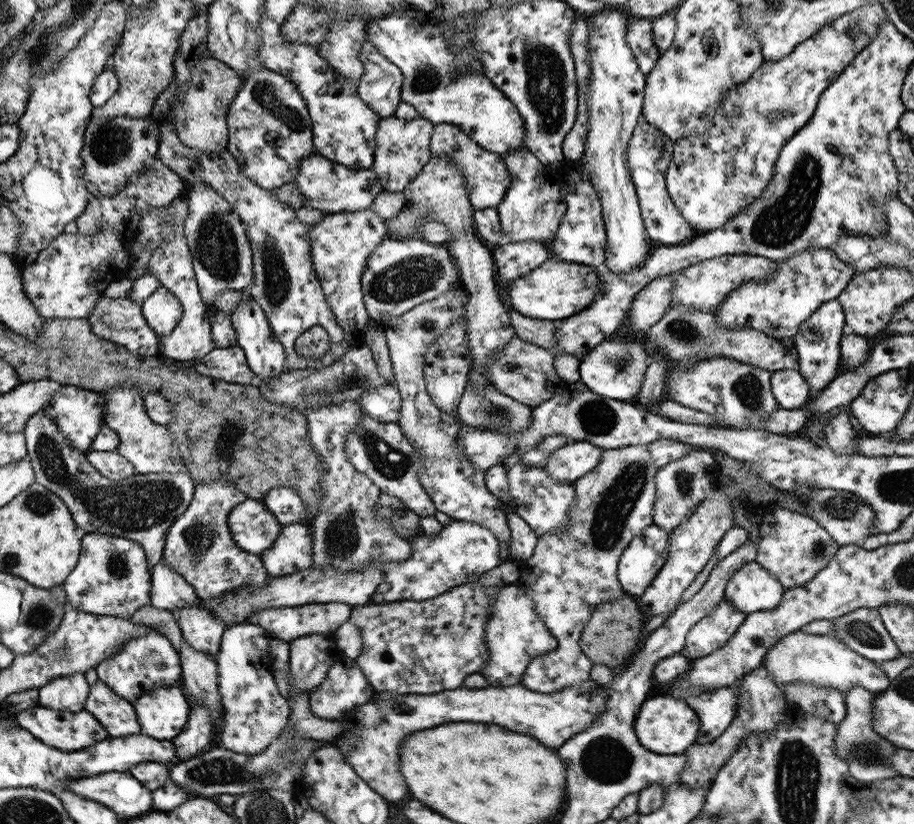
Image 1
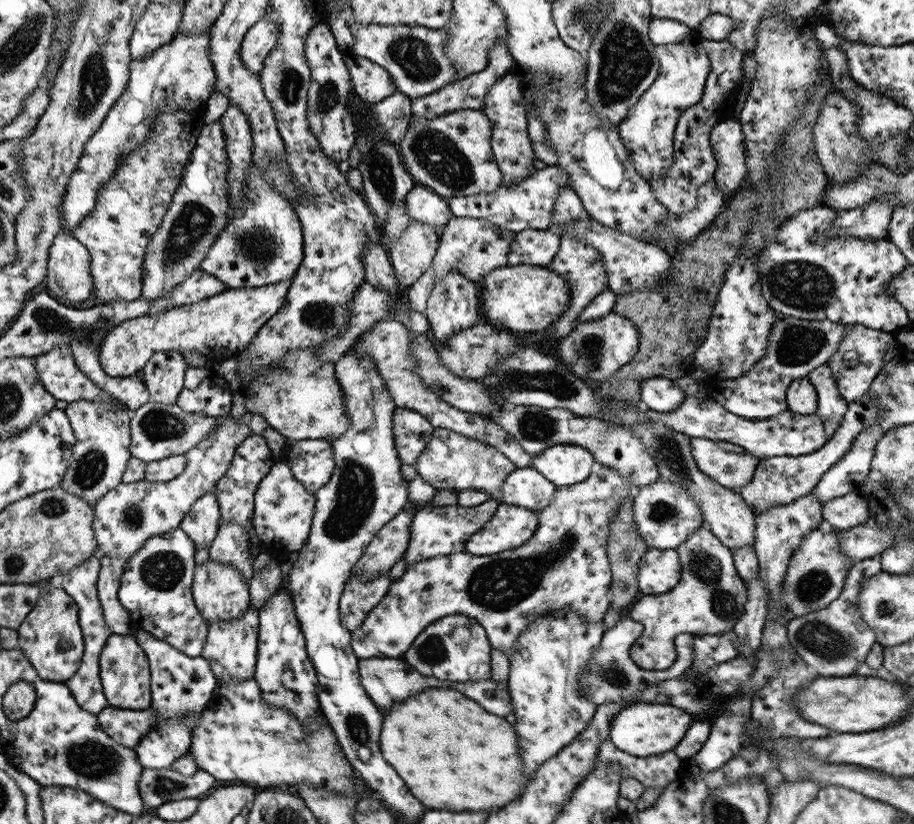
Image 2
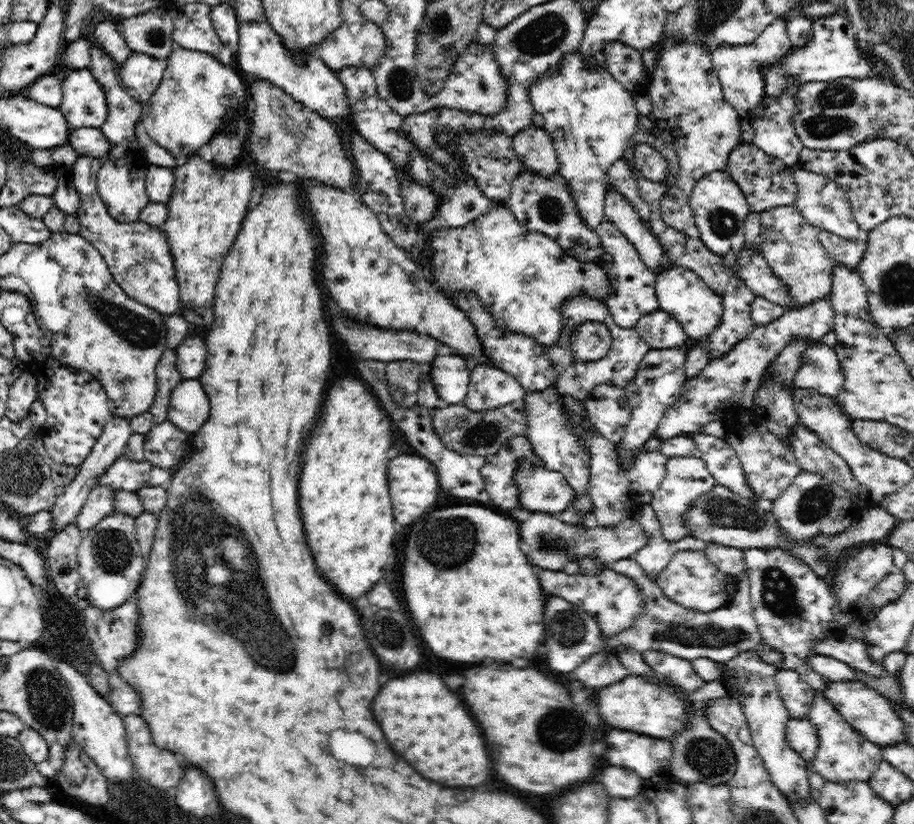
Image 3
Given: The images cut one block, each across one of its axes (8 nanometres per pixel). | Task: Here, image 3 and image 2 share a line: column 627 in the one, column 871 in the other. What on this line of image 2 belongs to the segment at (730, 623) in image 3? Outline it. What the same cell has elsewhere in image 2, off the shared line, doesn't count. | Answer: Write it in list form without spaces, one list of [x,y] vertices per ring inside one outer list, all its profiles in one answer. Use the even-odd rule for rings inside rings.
[[[878,557],[854,563],[836,600],[822,610],[791,617],[787,623],[787,635],[791,646],[818,676],[845,677],[854,674],[858,665],[866,660],[870,648],[876,644],[875,632],[866,624],[859,608],[858,593],[862,583],[878,571],[882,571]]]

